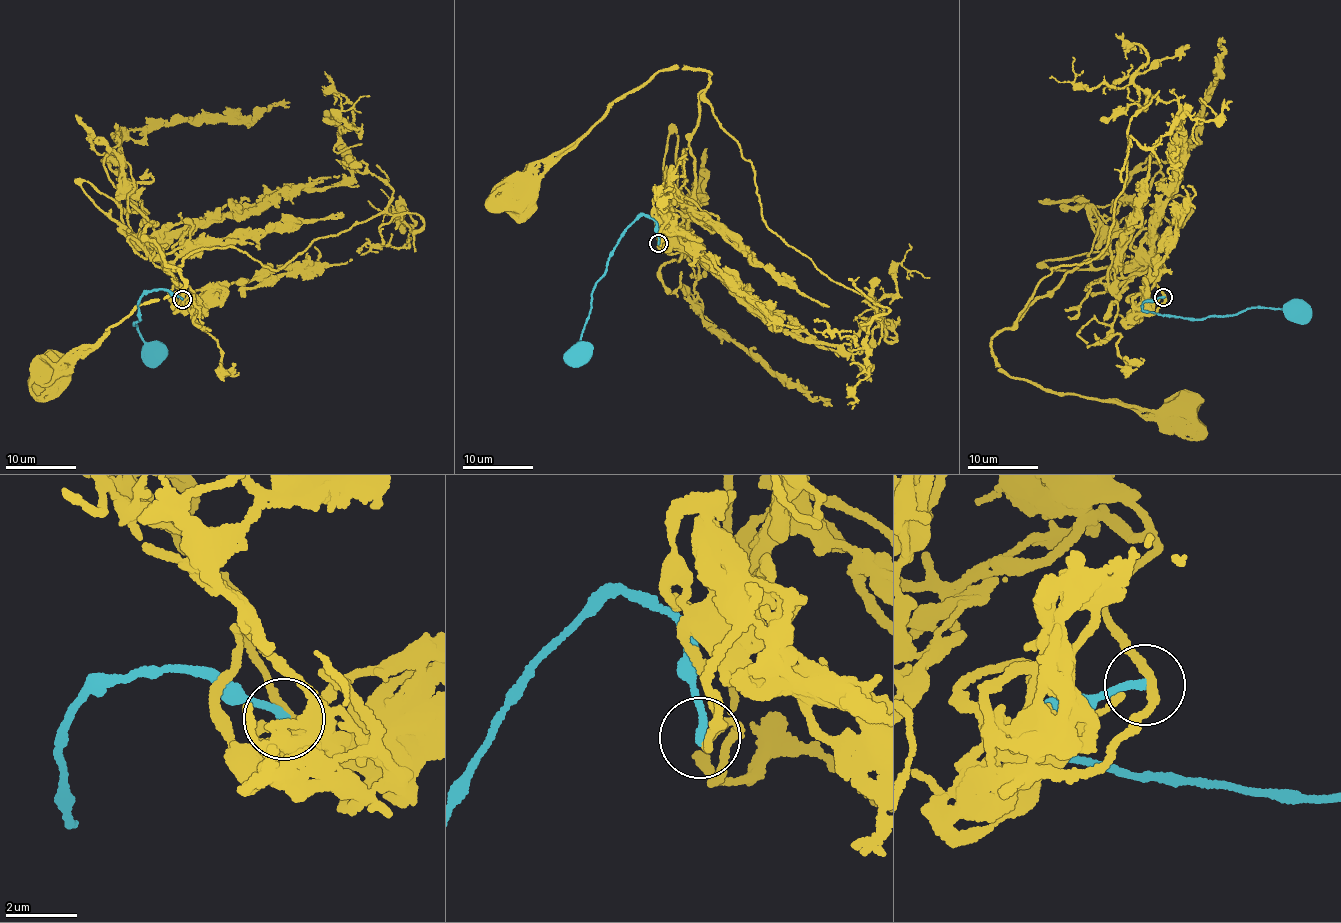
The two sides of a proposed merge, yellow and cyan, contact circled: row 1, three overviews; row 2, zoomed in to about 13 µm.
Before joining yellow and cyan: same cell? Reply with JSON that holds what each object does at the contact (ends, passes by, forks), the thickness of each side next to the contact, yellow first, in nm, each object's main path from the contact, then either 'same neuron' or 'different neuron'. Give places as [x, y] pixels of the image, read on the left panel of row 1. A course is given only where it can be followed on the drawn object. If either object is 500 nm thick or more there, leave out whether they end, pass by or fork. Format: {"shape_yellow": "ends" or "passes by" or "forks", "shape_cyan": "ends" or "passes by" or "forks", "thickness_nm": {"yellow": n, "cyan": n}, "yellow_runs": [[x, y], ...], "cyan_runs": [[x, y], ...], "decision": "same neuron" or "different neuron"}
{"shape_yellow": "passes by", "shape_cyan": "ends", "thickness_nm": {"yellow": 180, "cyan": 220}, "yellow_runs": [[182, 298], [162, 253], [144, 250], [150, 220], [143, 233], [184, 285], [135, 305], [69, 368], [51, 366]], "cyan_runs": [[182, 298], [170, 292], [152, 290], [144, 292], [139, 301], [141, 319], [134, 324], [156, 354], [157, 364]], "decision": "different neuron"}

